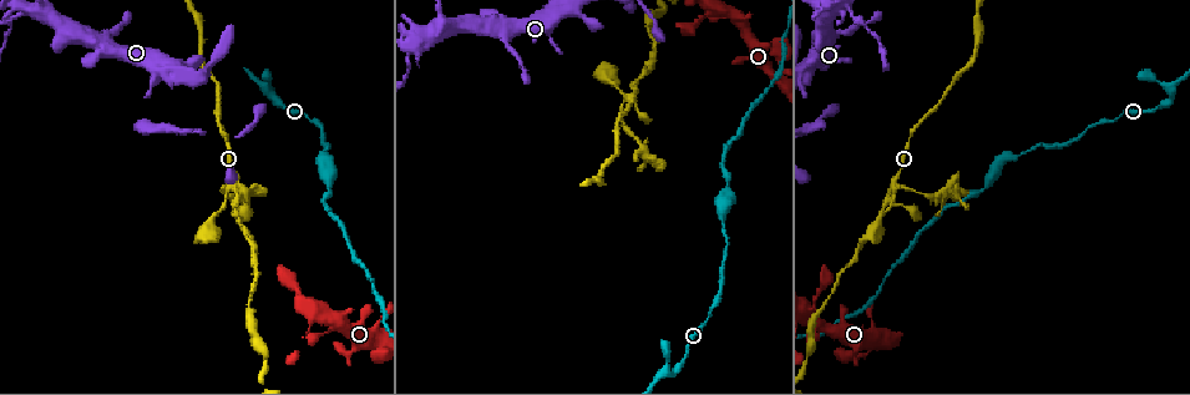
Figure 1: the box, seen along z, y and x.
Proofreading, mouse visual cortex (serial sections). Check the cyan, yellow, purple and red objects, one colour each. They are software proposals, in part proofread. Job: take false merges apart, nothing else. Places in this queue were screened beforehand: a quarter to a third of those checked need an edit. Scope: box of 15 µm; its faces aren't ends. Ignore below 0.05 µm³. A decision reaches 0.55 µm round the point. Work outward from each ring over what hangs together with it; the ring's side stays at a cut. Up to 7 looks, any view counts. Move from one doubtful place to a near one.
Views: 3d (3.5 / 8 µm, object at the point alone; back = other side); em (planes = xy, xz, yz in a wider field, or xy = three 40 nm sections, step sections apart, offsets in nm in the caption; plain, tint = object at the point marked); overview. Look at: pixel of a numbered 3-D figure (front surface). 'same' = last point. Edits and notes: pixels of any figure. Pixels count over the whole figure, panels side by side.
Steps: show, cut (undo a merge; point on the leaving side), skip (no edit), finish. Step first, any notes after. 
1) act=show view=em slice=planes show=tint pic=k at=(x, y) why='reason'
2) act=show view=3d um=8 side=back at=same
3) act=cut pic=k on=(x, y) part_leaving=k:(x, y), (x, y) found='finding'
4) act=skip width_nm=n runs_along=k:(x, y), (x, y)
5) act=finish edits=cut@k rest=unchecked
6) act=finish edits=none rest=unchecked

act=show view=3d um=3.5 side=back pic=1 at=(842, 14) why='abrupt turn'

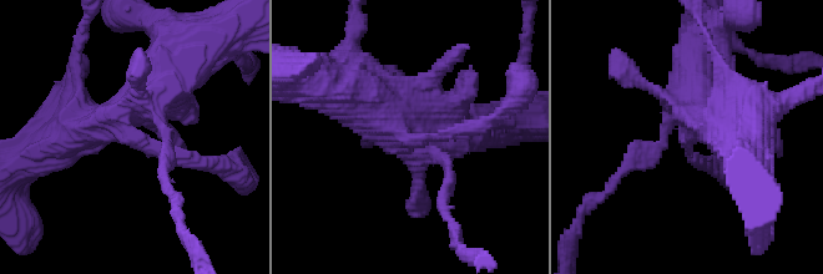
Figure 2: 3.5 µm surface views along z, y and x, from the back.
act=show view=em slice=xy step=3 show=tint pic=2 at=(685, 140)

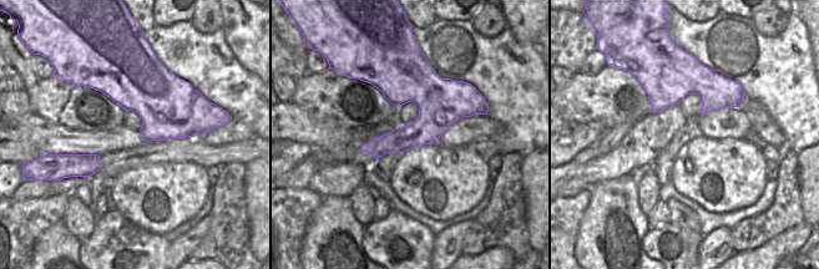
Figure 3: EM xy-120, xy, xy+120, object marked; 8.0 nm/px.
act=cut pic=2 on=(445, 196) found='two cells meet here'

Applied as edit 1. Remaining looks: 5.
act=show view=overview why='see it whole again'

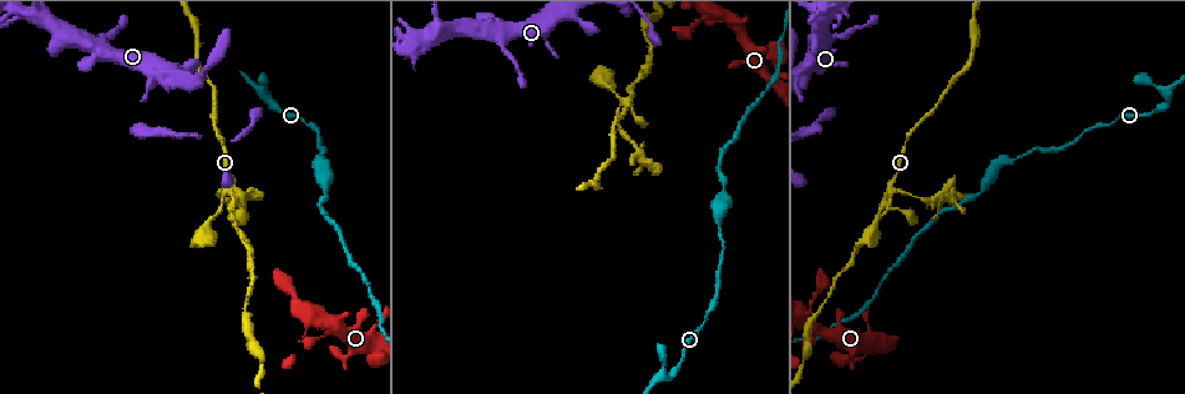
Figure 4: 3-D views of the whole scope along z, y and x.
act=show view=3d um=8 pic=4 at=(227, 191) why='looks like a crossing'

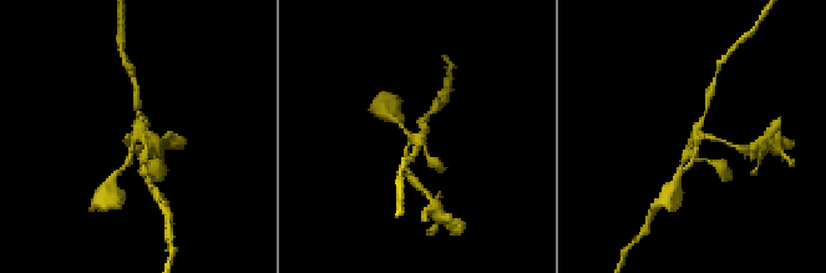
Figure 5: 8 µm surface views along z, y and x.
act=show view=3d um=3.5 pic=5 at=(139, 134) why='zoom in'

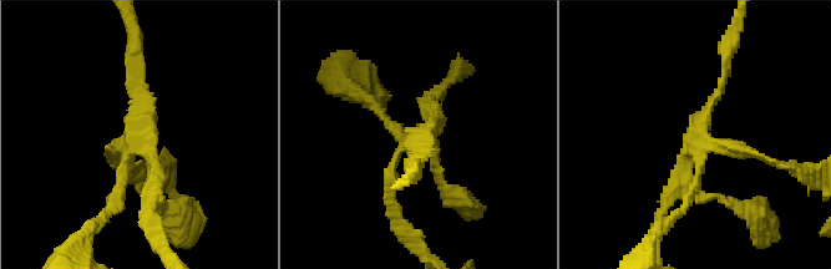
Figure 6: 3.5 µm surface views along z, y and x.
act=show view=em slice=xy step=5 show=tint pic=6 at=(419, 135) why='need the tissue'

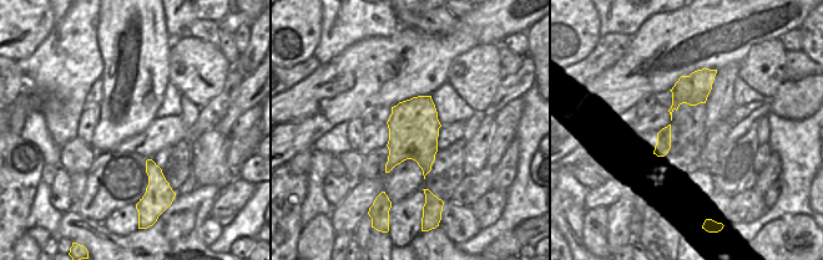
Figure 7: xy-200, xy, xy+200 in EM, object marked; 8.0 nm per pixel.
act=cut pic=6 on=(391, 194) part_leaving=6:(399, 153), (391, 163), (395, 223), (422, 253) found='two cells meet here'

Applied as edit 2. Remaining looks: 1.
act=finish edits=cut@2,cut@6 rest=unchecked

